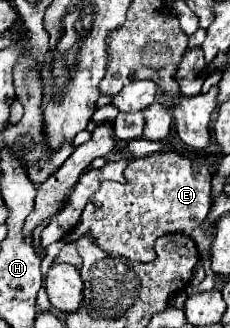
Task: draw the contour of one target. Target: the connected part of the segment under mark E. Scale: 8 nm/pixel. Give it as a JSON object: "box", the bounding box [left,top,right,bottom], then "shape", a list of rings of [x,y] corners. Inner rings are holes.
{"box":[65,151,211,263],"shape":[[[159,151],[159,153],[151,153],[147,157],[141,157],[141,159],[133,159],[133,161],[129,161],[129,165],[125,169],[125,179],[127,179],[125,183],[115,183],[115,181],[101,183],[97,193],[87,203],[87,207],[81,215],[81,223],[77,223],[77,227],[73,229],[73,233],[69,233],[69,237],[65,237],[65,241],[75,241],[83,235],[93,235],[101,249],[115,253],[115,255],[123,255],[131,261],[145,261],[147,263],[157,257],[155,249],[153,249],[157,237],[167,235],[167,233],[189,235],[191,229],[201,225],[209,213],[211,171],[203,163],[197,163],[183,153]]]}

